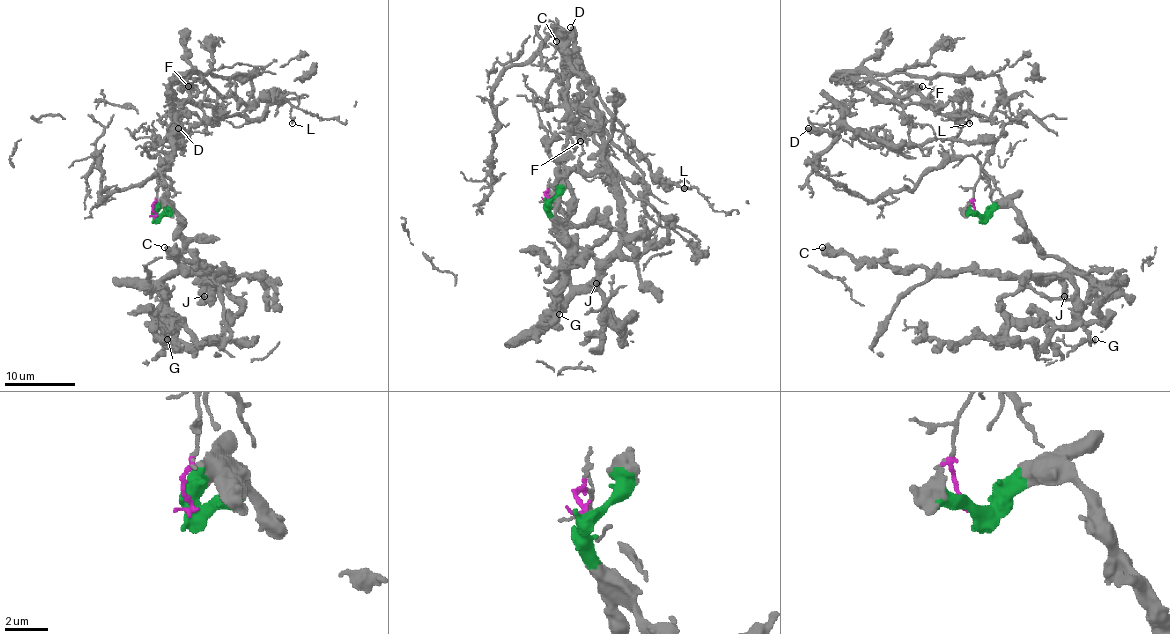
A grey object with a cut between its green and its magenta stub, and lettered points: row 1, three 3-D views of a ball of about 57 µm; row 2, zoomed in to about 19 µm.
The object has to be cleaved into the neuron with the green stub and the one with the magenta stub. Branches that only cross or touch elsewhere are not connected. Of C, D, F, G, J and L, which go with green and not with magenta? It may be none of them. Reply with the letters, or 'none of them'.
C, G, J

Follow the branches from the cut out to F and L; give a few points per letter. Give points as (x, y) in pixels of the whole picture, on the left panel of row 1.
F: (155, 217), (159, 169), (180, 143), (173, 139), (174, 145), (171, 125), (197, 123), (203, 118), (189, 86)
L: (155, 217), (171, 125), (203, 118), (174, 83), (284, 99), (293, 123)

